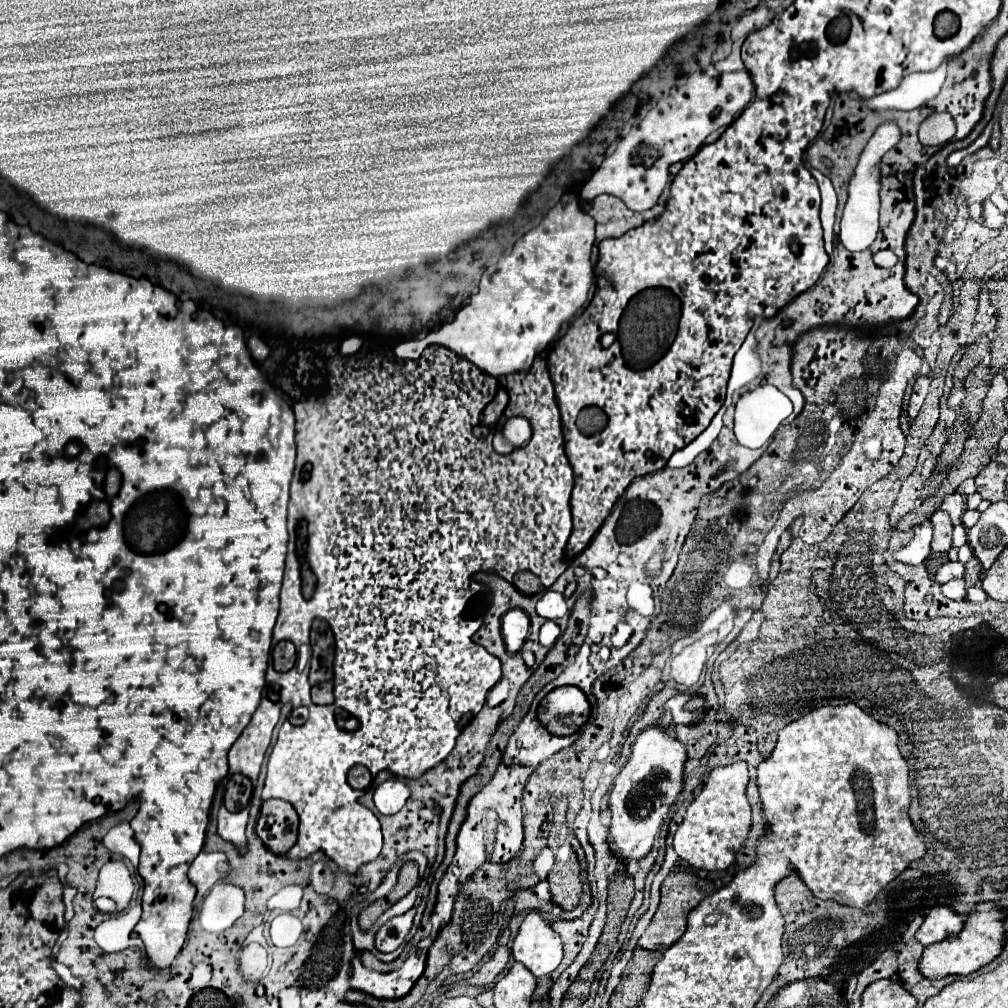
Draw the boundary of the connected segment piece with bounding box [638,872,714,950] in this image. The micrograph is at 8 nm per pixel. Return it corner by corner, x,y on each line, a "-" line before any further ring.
678,872
674,876
666,876
666,880
660,886
660,904
658,910
646,928
646,932
640,936
638,946
646,950
666,950
670,948
684,932
686,932
686,922
688,914
692,908
698,906
698,902
714,892
714,884
708,878
700,878
690,872

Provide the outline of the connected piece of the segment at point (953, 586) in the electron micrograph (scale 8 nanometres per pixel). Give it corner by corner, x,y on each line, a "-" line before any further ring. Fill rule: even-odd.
956,578
956,580
950,580
948,584
942,586
942,594
946,598
952,598
952,600
964,600
966,598
966,584
964,584
964,578

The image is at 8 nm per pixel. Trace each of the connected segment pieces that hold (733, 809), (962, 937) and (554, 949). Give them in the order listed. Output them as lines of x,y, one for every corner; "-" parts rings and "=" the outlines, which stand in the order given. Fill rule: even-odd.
744,762
712,768
704,790
688,806
684,822
674,834
674,850
682,860
694,868
704,870
726,870
730,864
734,864
736,854
746,842
752,826
750,804
746,800
746,784
748,766
=
980,904
976,906
966,924
964,930
958,936
952,936
944,942
932,944
924,950
922,960
920,960
920,972
926,978
944,978
948,974
958,974
958,976
968,976
972,972
976,972
978,968
986,966
988,962
992,962
1002,946
1004,946
1004,928
1002,928
1002,920
1004,920
1004,912
992,904
=
530,912
514,938
512,956
540,978
558,968
562,960
562,940
550,924
544,922
540,912

